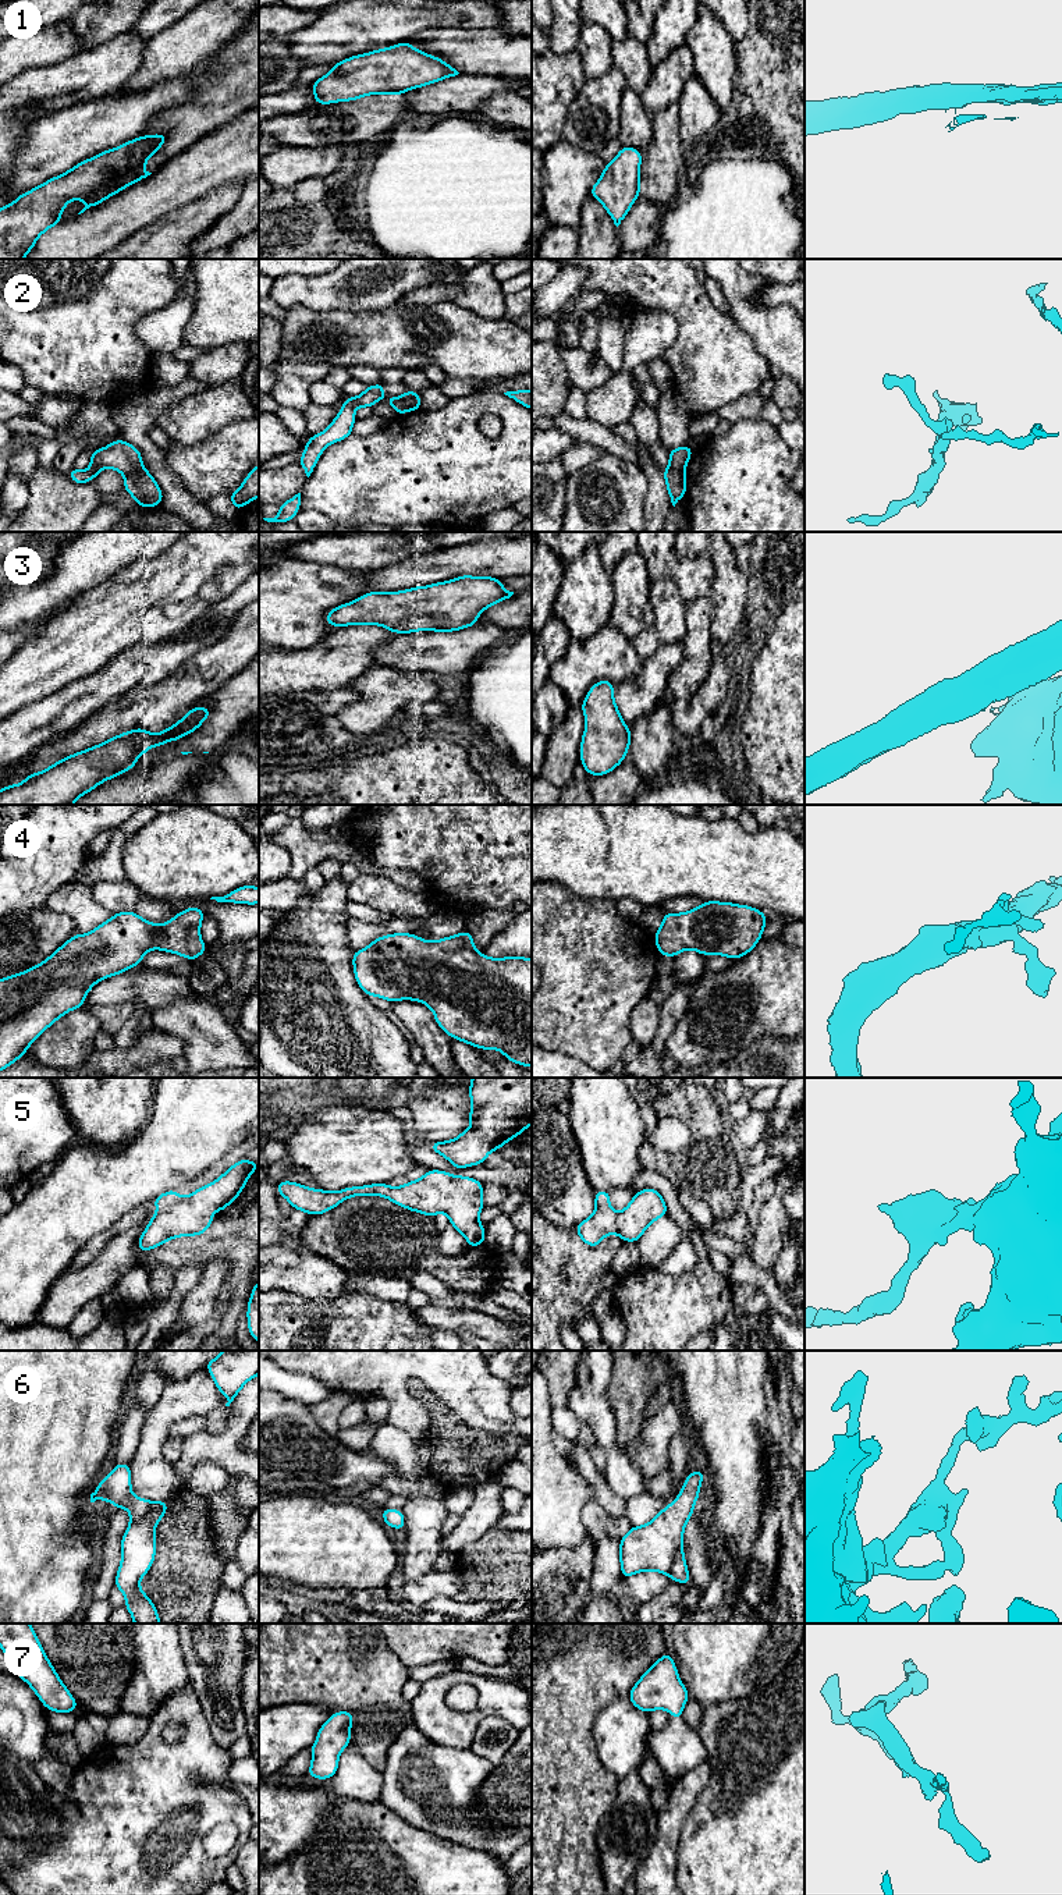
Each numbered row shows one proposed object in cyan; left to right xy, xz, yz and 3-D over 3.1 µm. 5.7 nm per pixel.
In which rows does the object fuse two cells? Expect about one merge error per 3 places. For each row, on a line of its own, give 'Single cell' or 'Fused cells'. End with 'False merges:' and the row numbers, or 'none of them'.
1: Fused cells
2: Fused cells
3: Fused cells
4: Single cell
5: Single cell
6: Single cell
7: Single cell
False merges: 1, 2, 3

